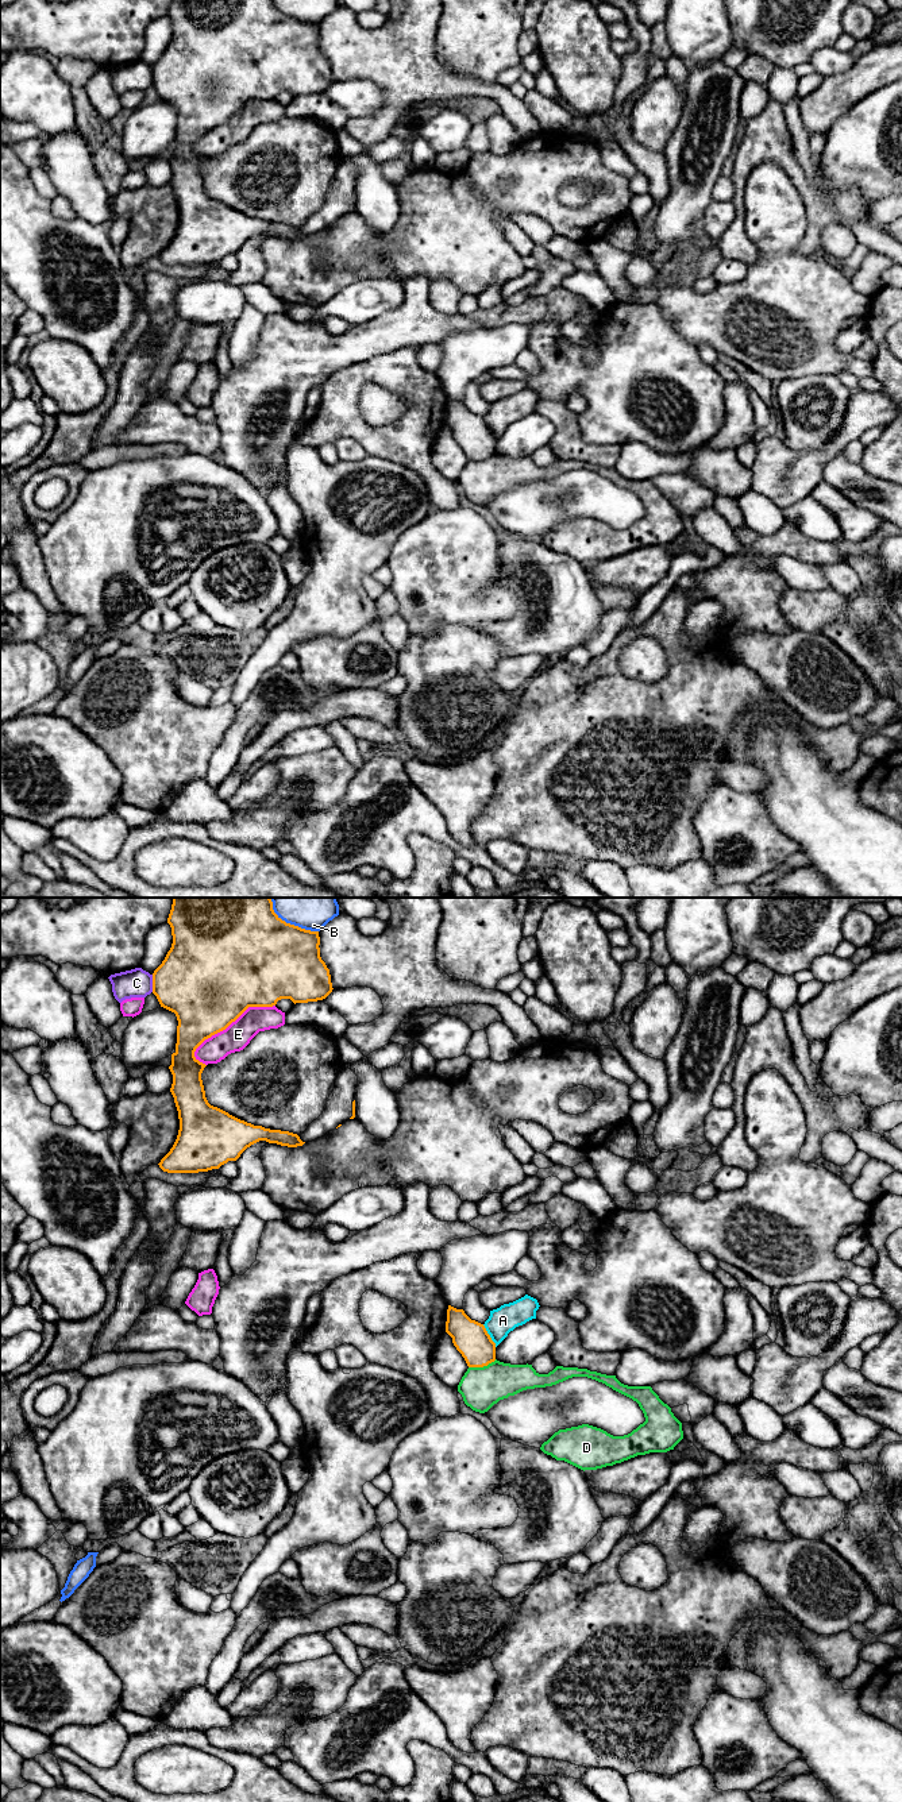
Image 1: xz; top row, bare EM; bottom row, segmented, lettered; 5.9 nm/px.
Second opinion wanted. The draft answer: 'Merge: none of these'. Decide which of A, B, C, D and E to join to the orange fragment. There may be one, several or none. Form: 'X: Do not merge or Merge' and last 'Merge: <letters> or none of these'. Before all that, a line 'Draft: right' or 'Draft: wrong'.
Draft: right
A: Do not merge
B: Do not merge
C: Do not merge
D: Do not merge
E: Do not merge
Merge: none of these

